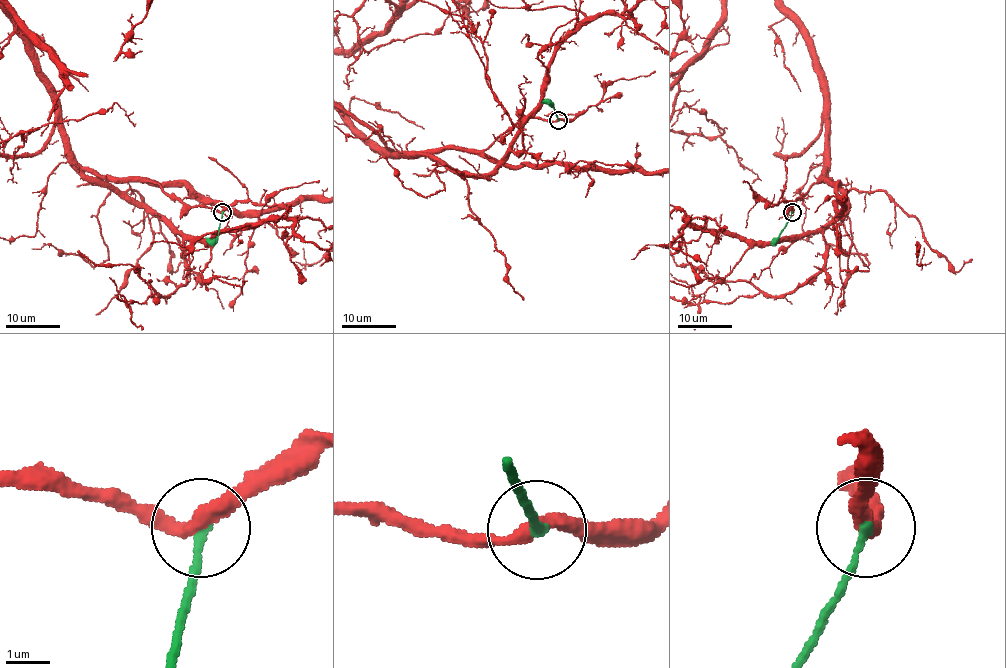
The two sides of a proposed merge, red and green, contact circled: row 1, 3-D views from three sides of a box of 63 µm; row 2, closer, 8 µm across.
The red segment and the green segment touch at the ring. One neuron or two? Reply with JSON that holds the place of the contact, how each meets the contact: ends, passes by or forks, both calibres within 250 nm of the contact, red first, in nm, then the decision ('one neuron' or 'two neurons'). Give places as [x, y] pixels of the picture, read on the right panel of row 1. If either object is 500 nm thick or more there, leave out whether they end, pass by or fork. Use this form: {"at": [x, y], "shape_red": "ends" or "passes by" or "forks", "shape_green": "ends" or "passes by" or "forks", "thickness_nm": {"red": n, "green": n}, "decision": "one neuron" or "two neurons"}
{"at": [792, 212], "shape_red": "passes by", "shape_green": "ends", "thickness_nm": {"red": 320, "green": 180}, "decision": "two neurons"}

